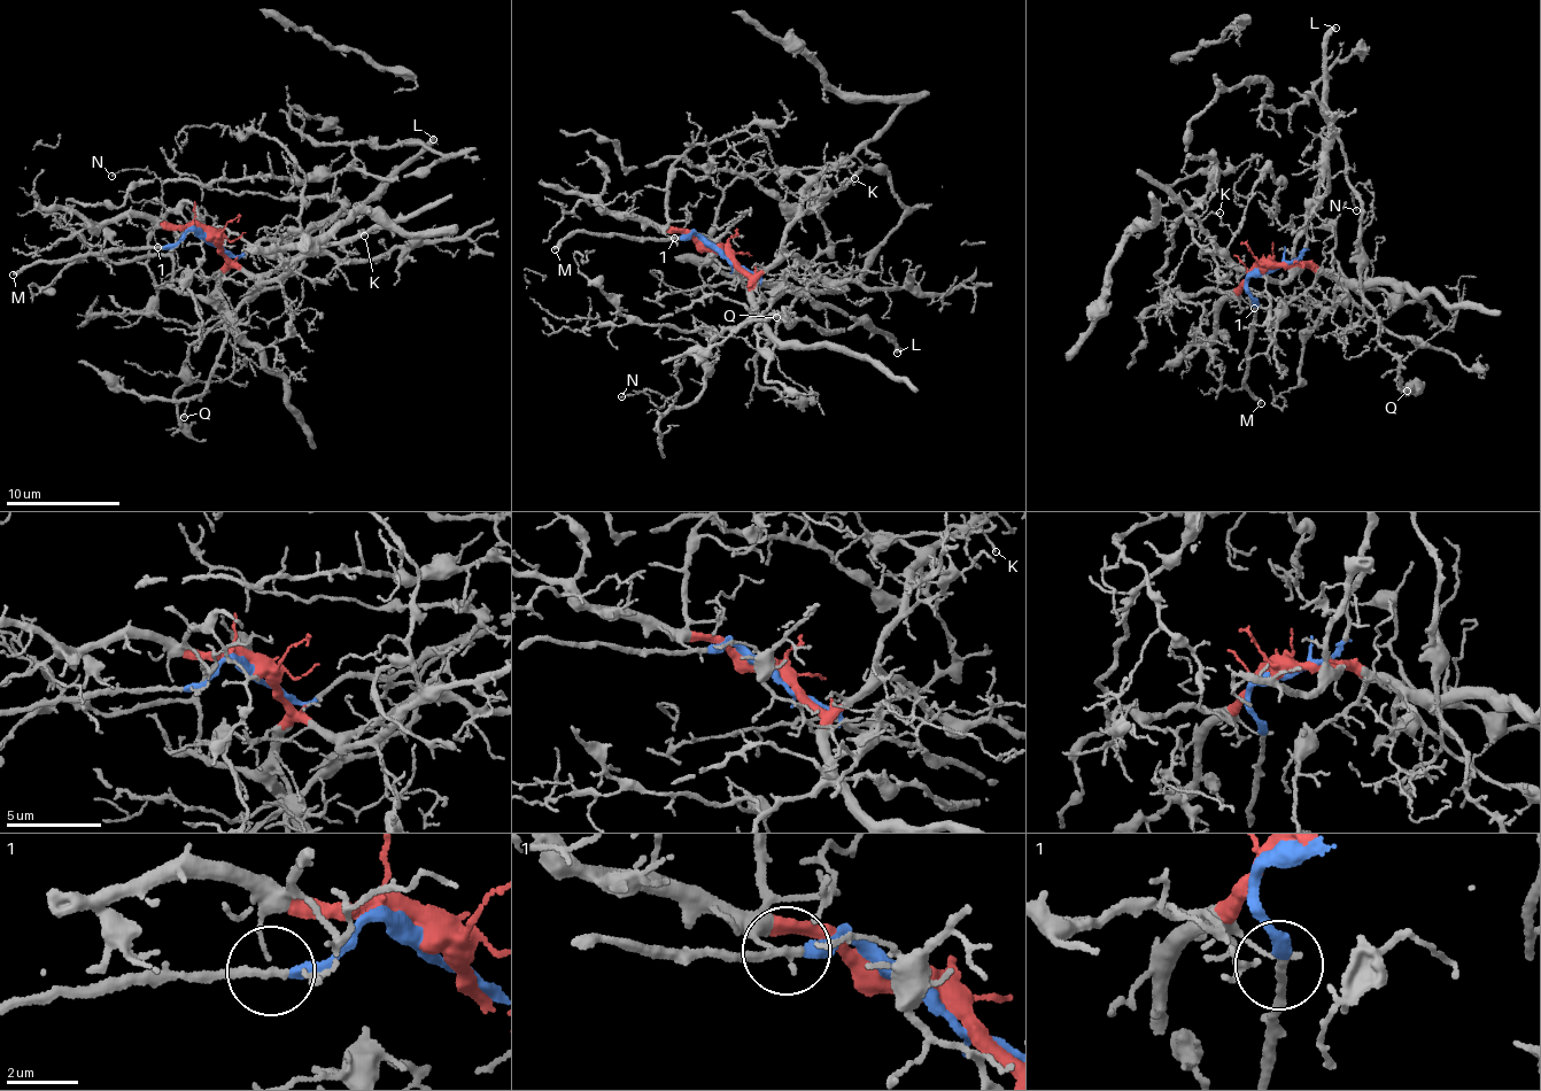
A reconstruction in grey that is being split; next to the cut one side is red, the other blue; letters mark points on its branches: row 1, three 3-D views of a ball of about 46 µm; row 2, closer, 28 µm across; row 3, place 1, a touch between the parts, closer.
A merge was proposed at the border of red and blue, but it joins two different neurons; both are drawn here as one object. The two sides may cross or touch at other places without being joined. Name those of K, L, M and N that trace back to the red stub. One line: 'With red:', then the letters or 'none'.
With red: K, N

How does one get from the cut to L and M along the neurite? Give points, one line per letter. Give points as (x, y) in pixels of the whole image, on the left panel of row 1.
L: (206, 238), (238, 255), (262, 239), (284, 242), (303, 236), (351, 210), (433, 139)
M: (206, 238), (191, 230), (171, 246), (95, 250), (45, 261), (12, 276)

